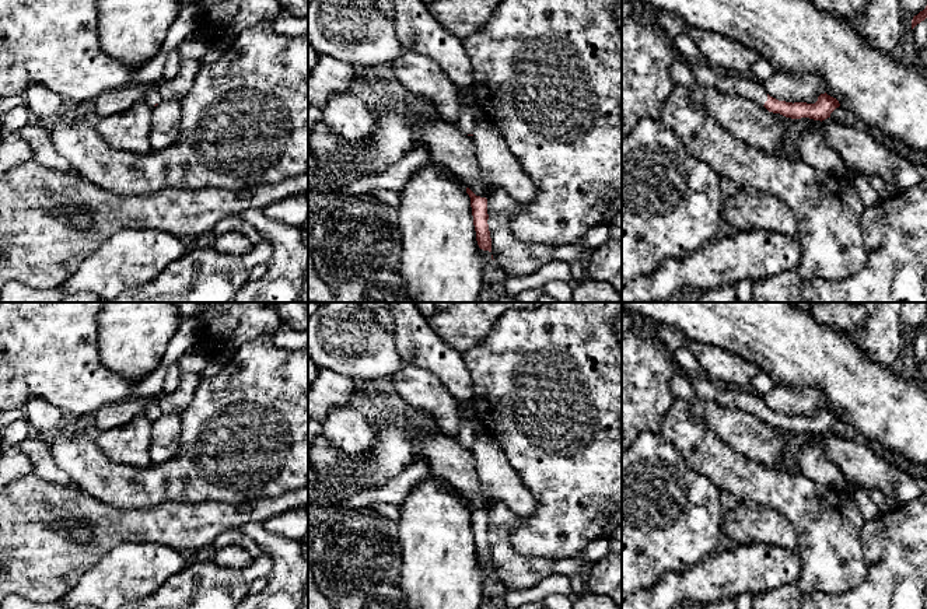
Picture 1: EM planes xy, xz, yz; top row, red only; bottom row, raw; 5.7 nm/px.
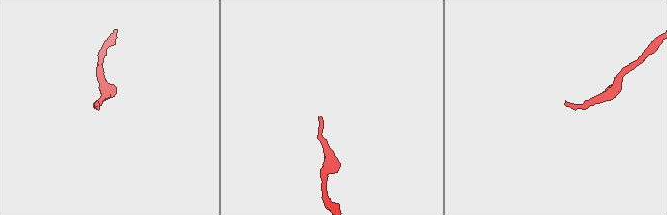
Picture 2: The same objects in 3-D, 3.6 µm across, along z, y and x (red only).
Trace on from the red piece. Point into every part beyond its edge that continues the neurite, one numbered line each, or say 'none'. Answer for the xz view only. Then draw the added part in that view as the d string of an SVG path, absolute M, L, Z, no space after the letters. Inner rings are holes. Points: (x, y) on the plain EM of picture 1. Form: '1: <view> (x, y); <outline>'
1: xz (465, 437); M458 402L459 428L456 441L464 448L473 448L475 445L475 419L471 409L464 402Z

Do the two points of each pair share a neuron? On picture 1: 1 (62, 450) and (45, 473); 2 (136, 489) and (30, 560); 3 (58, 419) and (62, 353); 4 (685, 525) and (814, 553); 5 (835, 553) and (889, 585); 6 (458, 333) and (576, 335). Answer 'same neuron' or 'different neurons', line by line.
1: different neurons
2: different neurons
3: different neurons
4: different neurons
5: different neurons
6: different neurons

